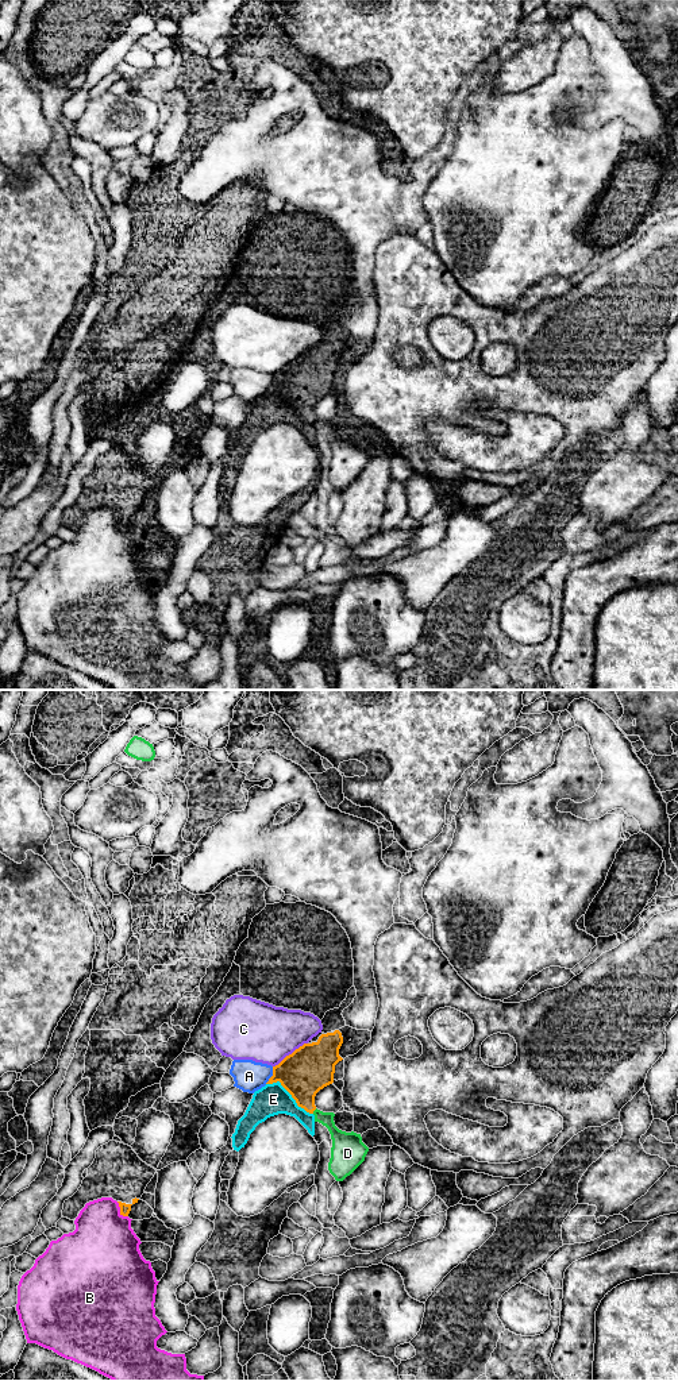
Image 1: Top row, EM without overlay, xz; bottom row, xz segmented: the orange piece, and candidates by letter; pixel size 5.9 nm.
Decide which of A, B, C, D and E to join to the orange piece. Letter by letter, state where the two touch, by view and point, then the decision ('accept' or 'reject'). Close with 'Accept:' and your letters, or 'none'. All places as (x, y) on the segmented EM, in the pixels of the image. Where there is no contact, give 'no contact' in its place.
A: xz (273, 1075) | reject
B: xz (120, 1211) | reject
C: xz (289, 1054) | reject
D: xz (314, 1110) | reject
E: xz (291, 1094) | reject
Accept: none

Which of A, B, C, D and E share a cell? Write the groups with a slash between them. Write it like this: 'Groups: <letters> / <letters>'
Groups: A / B / C / D / E

